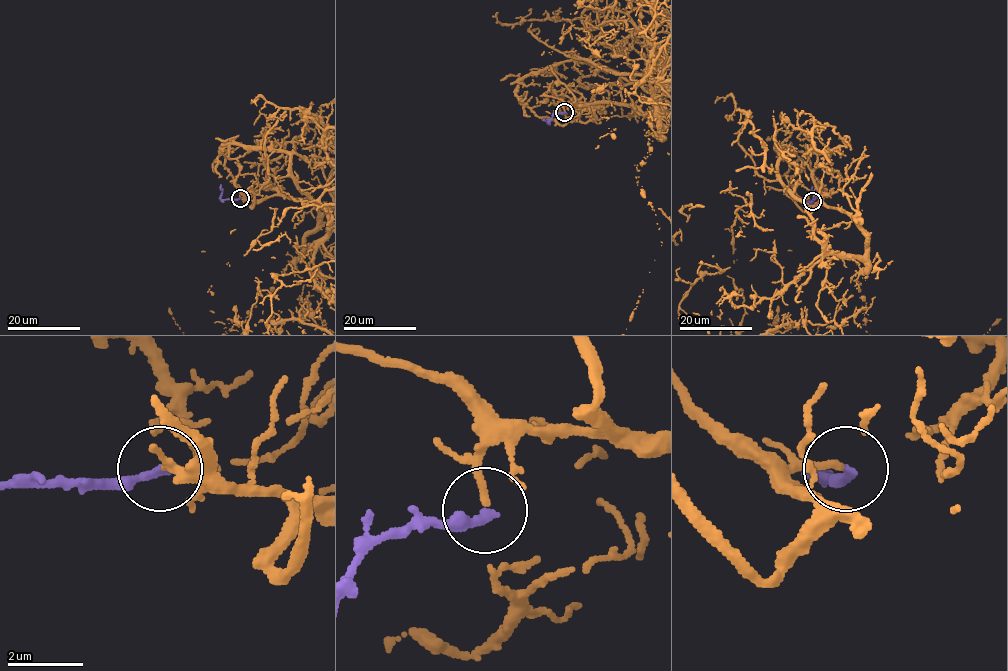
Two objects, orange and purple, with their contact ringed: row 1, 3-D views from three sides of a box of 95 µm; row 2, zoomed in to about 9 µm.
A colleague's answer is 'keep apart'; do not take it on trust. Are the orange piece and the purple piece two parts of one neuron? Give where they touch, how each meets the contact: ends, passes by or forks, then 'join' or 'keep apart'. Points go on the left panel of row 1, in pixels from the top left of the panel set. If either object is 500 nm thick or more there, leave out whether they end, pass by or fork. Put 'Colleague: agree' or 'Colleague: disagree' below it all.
at (240, 198); orange ends there; purple ends there; join
Colleague: disagree

